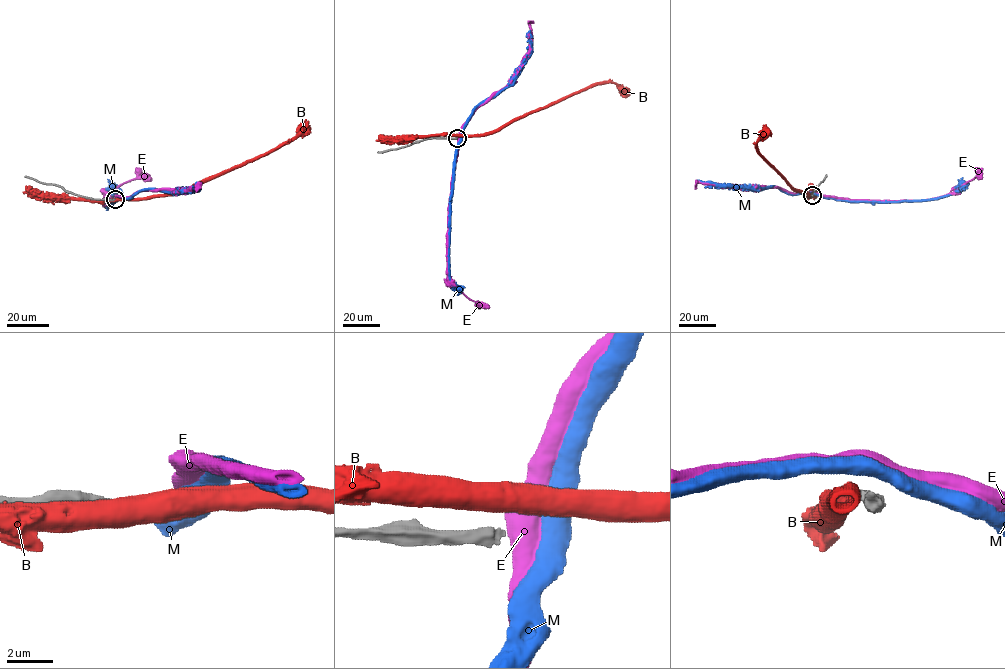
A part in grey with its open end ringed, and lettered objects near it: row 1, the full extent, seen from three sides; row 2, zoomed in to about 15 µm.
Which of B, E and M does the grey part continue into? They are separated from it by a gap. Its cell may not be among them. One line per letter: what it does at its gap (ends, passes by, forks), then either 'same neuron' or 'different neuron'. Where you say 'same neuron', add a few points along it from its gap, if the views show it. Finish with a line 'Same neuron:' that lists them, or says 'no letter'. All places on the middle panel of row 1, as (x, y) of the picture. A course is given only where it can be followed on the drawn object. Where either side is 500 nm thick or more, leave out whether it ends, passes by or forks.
B: different neuron
E: different neuron
M: different neuron
Same neuron: no letter

